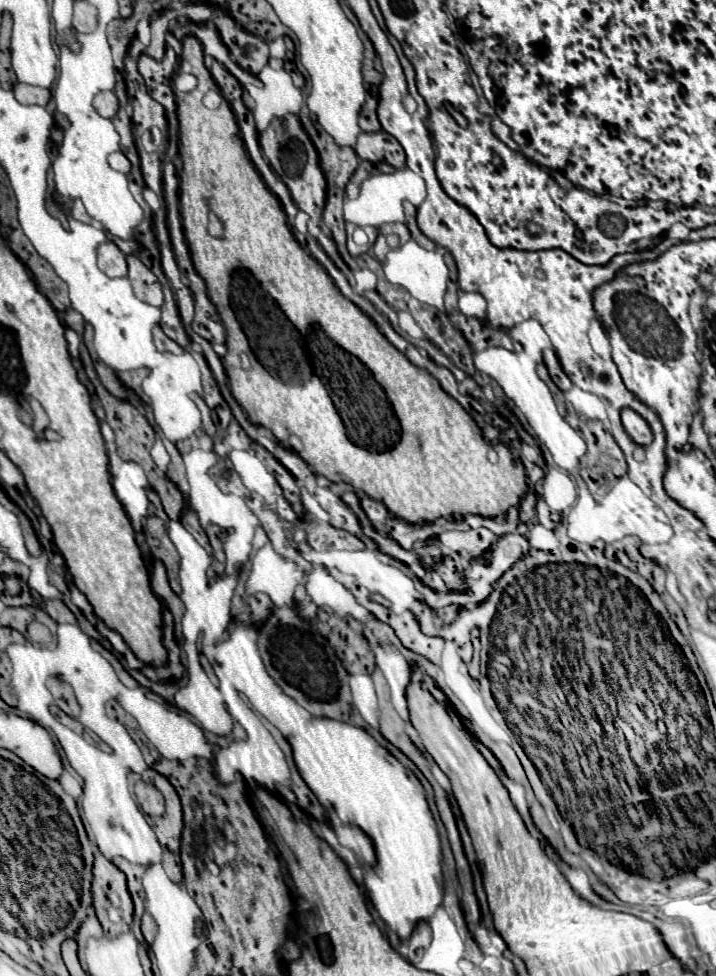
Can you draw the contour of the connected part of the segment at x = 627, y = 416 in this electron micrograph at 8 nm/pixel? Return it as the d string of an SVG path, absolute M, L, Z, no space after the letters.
M624 408L620 412L620 420L622 420L626 434L632 438L632 442L636 442L640 446L648 446L652 442L652 432L650 432L648 424L644 424L644 420L640 420L640 416L636 416L636 412L632 412L632 408Z

